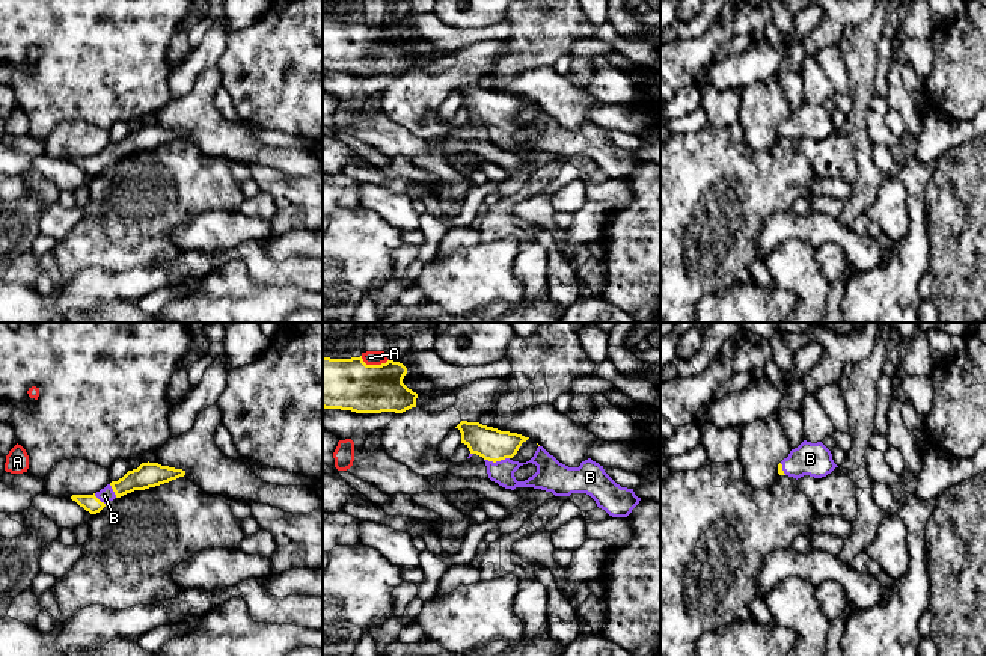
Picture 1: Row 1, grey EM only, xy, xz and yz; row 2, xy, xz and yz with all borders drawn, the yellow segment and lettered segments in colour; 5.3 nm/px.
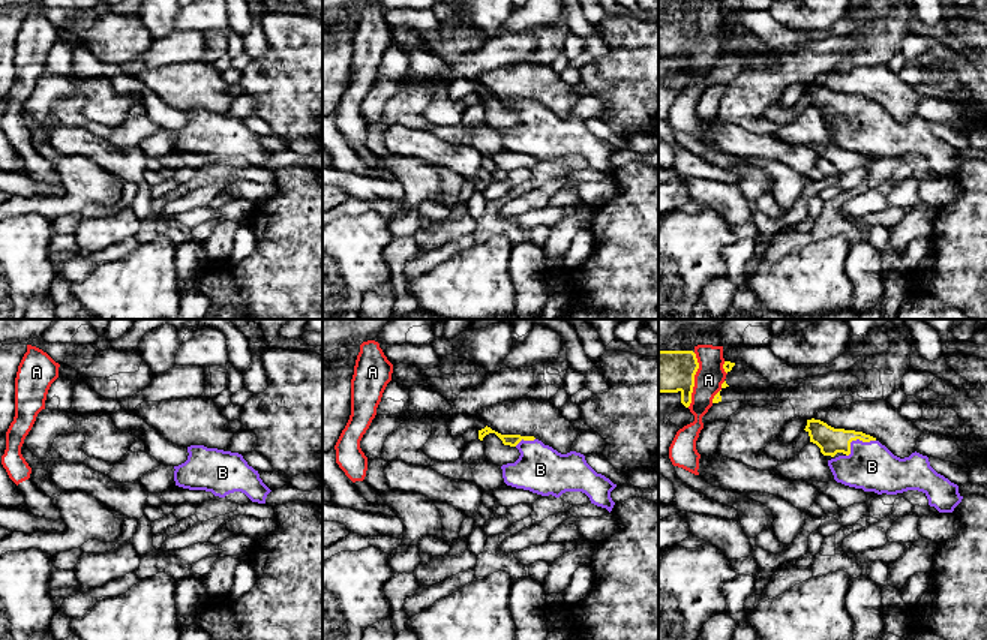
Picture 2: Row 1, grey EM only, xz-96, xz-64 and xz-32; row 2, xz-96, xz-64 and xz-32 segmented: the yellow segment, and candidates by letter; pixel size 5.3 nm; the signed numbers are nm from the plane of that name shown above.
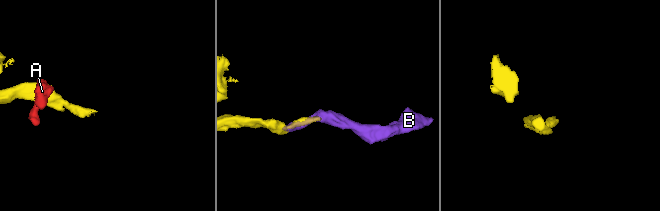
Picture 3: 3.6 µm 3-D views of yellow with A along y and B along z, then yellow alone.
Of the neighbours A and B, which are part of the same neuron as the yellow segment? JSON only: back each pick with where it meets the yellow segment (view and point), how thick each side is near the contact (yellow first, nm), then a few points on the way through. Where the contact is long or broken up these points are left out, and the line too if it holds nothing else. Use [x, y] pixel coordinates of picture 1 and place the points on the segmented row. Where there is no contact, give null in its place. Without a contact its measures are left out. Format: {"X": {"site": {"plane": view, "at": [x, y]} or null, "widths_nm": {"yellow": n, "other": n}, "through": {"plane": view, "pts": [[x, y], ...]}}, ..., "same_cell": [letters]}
{"B": {"site": {"plane": "xz", "at": [496, 460]}, "widths_nm": {"yellow": 170, "other": 130}}, "same_cell": ["B"]}

